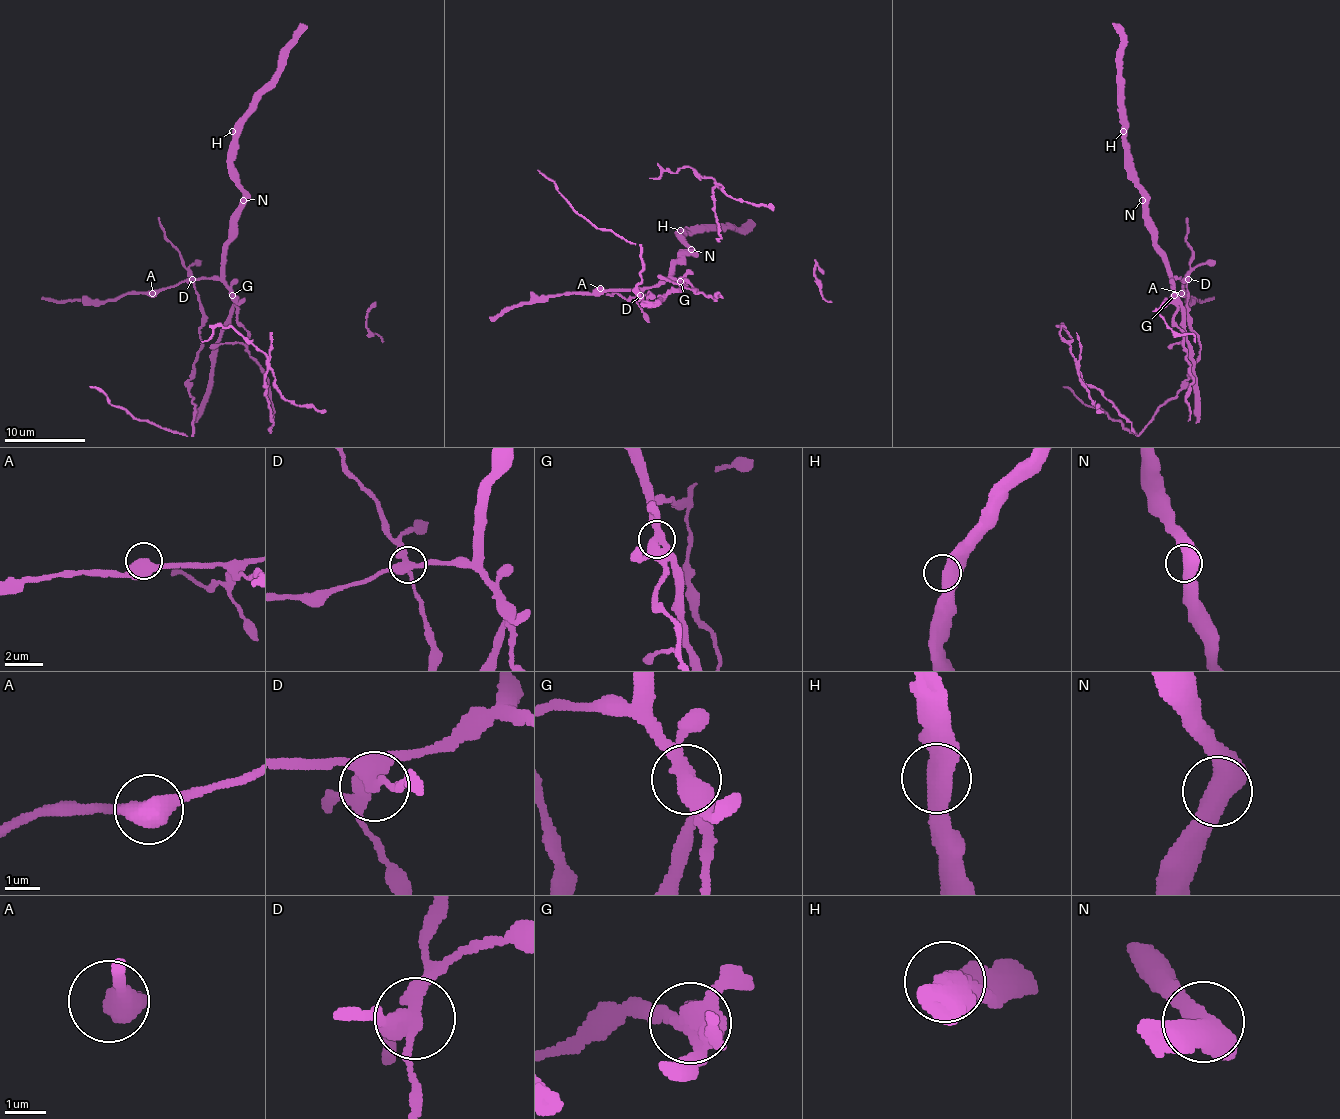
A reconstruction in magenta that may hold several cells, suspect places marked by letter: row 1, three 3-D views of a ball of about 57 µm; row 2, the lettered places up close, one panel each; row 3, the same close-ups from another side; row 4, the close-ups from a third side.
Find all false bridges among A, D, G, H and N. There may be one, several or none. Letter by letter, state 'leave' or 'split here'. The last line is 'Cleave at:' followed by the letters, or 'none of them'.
A: leave
D: split here
G: split here
H: leave
N: leave
Cleave at: D, G

